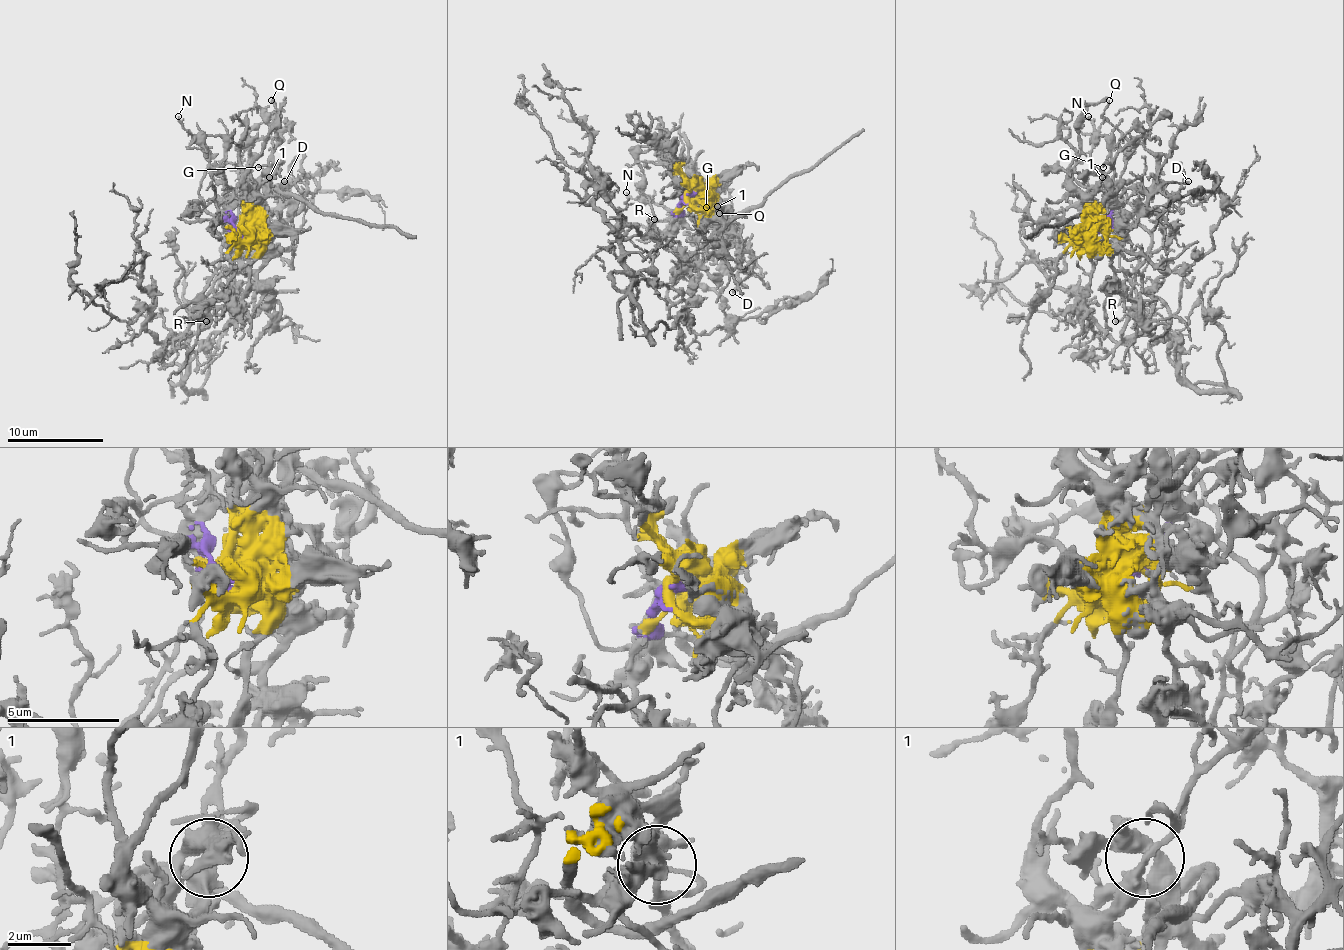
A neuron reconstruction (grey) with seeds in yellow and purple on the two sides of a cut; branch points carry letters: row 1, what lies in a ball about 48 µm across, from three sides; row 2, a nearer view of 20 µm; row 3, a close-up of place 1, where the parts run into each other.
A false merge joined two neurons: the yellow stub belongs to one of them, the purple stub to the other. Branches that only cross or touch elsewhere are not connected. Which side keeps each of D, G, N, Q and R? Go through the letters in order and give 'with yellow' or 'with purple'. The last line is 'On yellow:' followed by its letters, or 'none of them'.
D: with yellow
G: with yellow
N: with purple
Q: with yellow
R: with purple
On yellow: D, G, Q

